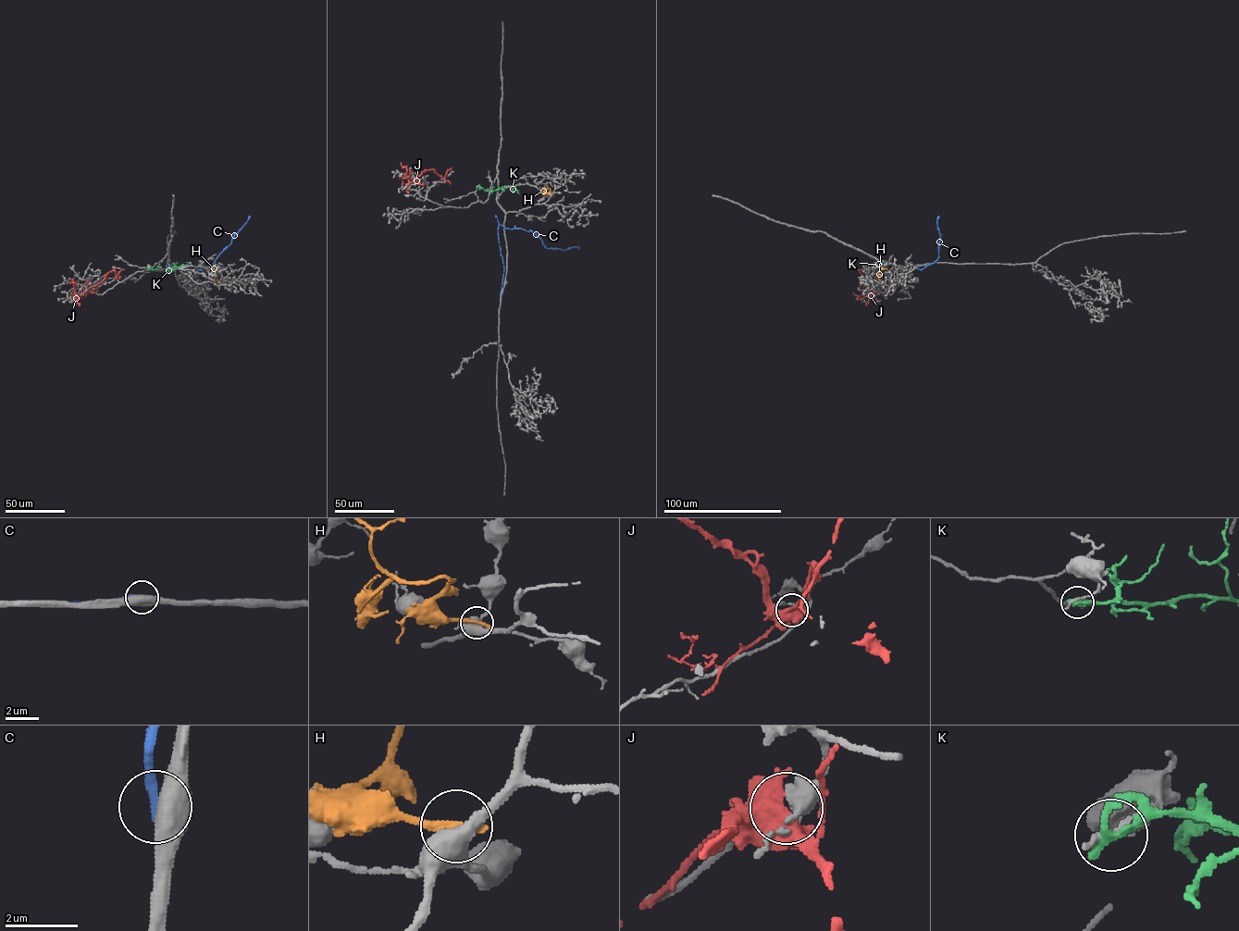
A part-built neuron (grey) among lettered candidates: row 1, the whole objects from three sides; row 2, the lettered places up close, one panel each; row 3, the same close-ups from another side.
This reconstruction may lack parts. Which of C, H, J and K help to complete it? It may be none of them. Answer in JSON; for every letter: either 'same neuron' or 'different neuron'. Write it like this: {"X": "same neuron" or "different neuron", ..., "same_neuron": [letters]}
{"C": "different neuron", "H": "different neuron", "J": "different neuron", "K": "different neuron", "same_neuron": []}

